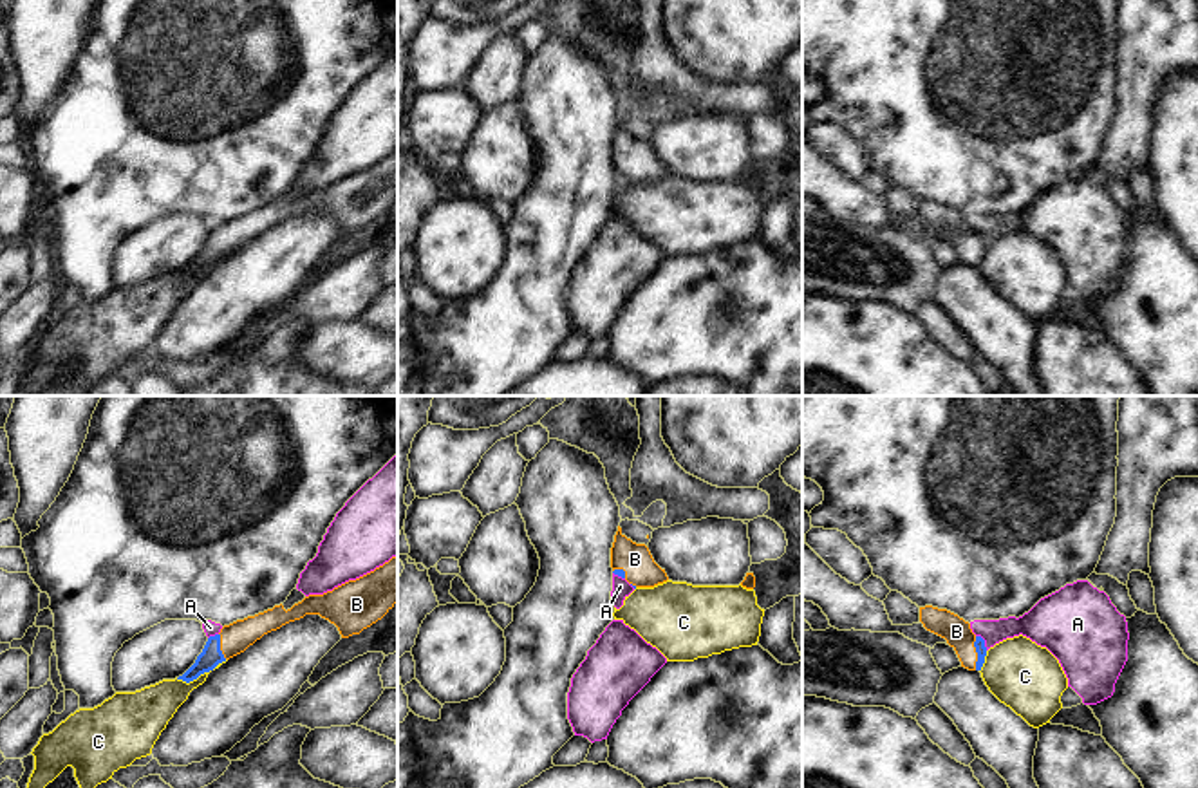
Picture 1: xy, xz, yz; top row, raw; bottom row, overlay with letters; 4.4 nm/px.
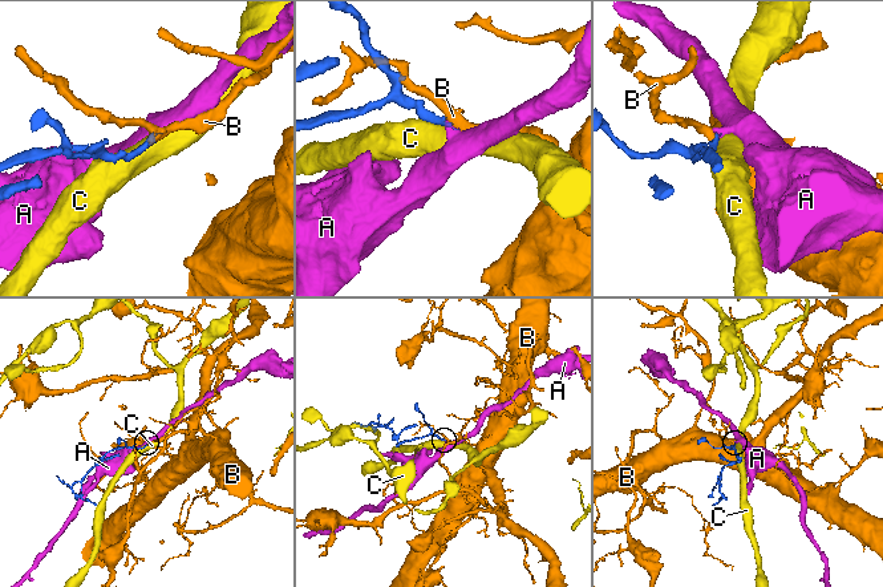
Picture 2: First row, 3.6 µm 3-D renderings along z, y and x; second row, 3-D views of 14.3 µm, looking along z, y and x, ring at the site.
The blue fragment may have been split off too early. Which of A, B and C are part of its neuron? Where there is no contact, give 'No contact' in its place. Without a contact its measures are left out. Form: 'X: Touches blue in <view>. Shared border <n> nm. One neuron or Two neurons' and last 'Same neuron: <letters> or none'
A: Touches blue in yz. Shared border 90 nm. Two neurons
B: Touches blue in yz. Shared border 150 nm. One neuron
C: Touches blue in xy. Shared border 240 nm. Two neurons
Same neuron: B

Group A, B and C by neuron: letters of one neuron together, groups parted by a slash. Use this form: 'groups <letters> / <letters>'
groups A / B / C

